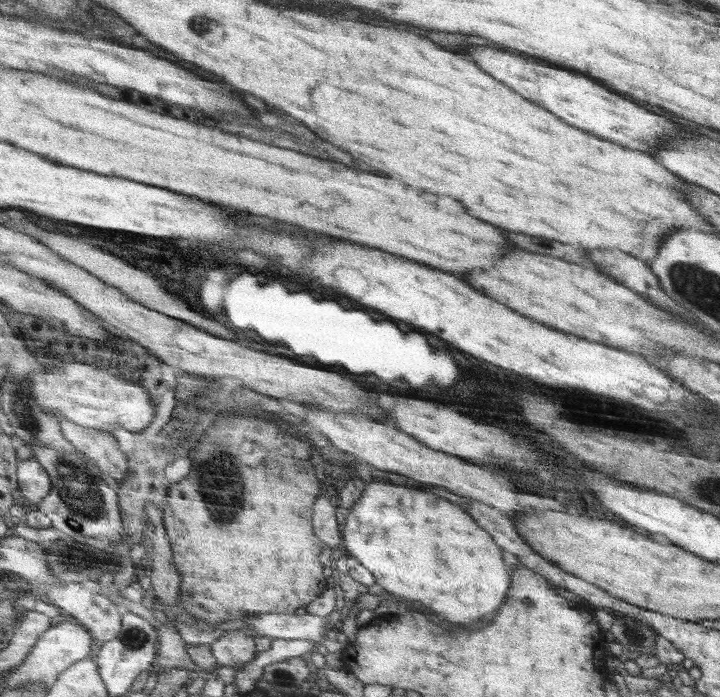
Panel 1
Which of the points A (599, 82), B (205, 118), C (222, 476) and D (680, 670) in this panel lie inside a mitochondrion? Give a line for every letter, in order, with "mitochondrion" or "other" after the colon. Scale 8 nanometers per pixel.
A: other
B: other
C: mitochondrion
D: other

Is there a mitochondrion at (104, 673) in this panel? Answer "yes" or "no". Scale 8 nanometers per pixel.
no

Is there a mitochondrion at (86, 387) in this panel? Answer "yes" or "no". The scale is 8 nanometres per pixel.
no

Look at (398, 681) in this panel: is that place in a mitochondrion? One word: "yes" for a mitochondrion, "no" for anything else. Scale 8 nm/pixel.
no

